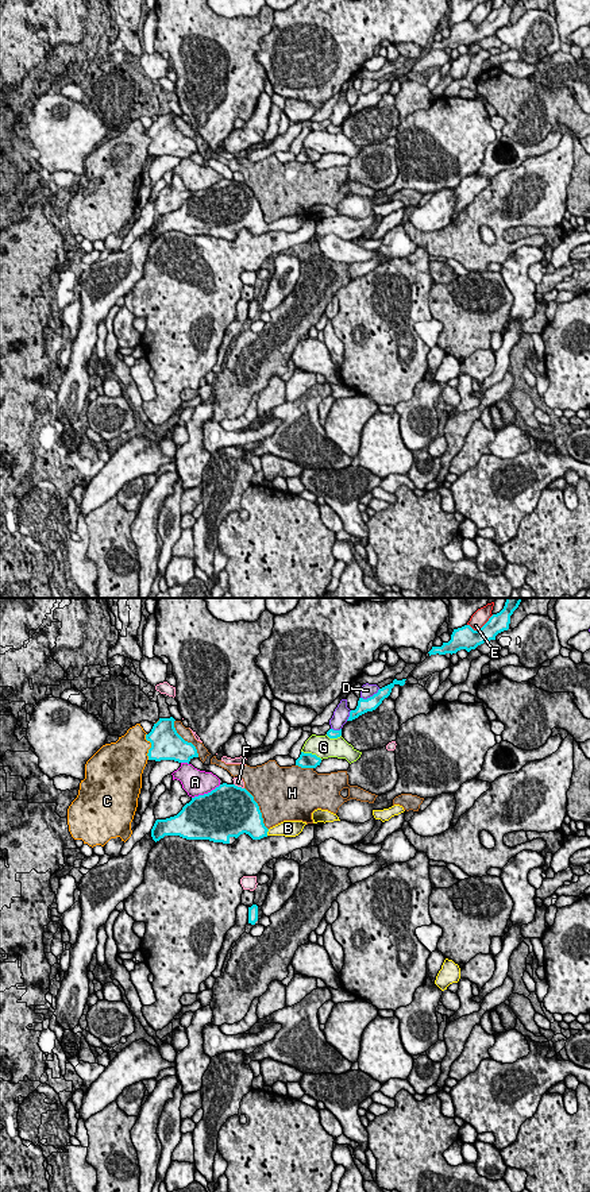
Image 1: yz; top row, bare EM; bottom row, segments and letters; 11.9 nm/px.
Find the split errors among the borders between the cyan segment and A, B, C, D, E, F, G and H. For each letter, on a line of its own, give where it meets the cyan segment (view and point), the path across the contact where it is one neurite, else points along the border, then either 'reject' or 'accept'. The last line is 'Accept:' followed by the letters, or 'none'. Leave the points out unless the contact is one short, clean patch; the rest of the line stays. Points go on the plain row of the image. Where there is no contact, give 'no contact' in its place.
A: meets cyan in yz at (205, 189); reject
B: meets cyan in yz at (267, 226); runs through yz (250, 216), (259, 226), (267, 226), (288, 223); accept
C: meets cyan in yz at (151, 142); reject
D: meets cyan in yz at (370, 92); reject
E: meets cyan in yz at (481, 23); reject
F: meets cyan in yz at (239, 182); reject
G: meets cyan in yz at (311, 149); reject
H: meets cyan in yz at (258, 204); reject
Accept: B

